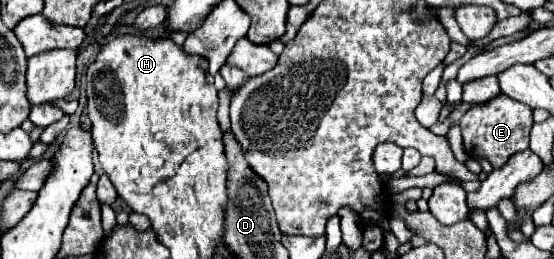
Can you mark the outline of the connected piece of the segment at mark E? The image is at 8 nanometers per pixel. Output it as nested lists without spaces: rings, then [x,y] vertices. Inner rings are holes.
[[[499,94],[485,104],[473,104],[463,114],[459,126],[463,132],[463,146],[467,156],[485,158],[491,162],[493,168],[501,168],[511,154],[529,148],[529,130],[533,126],[533,116],[527,104]]]

